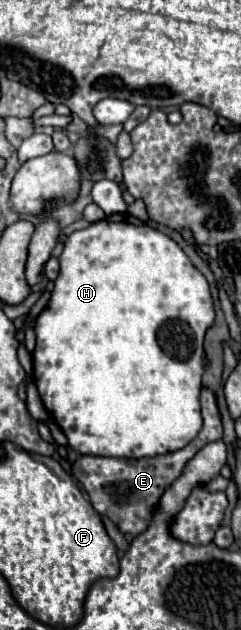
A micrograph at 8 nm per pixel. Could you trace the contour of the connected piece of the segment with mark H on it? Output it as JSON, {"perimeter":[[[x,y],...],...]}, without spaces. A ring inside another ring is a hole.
{"perimeter":[[[117,214],[107,216],[99,222],[89,224],[83,230],[77,230],[67,236],[63,254],[59,256],[59,276],[55,280],[55,288],[51,292],[51,298],[43,312],[35,320],[35,334],[37,334],[37,346],[33,352],[33,380],[39,390],[39,396],[43,400],[43,406],[47,412],[57,420],[61,430],[65,432],[69,444],[79,454],[99,454],[99,456],[115,456],[115,458],[145,458],[145,456],[157,456],[181,450],[187,446],[201,430],[203,418],[199,408],[199,394],[201,394],[201,376],[203,376],[203,338],[207,328],[215,320],[215,308],[213,308],[213,296],[209,282],[205,276],[191,264],[189,256],[179,248],[175,240],[171,240],[167,234],[147,226],[145,222],[137,220],[129,214]]]}

